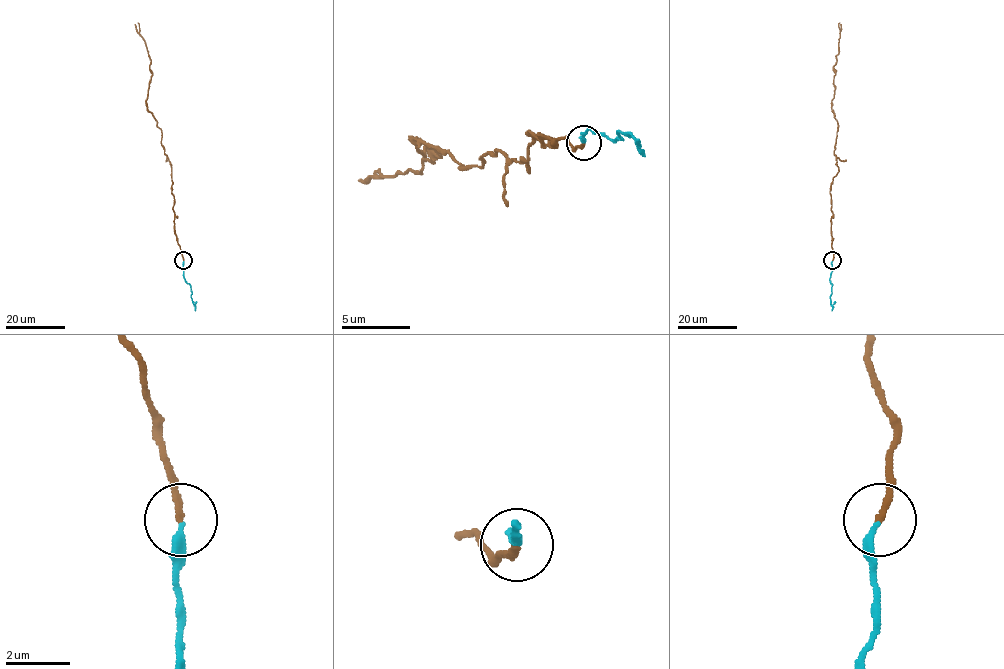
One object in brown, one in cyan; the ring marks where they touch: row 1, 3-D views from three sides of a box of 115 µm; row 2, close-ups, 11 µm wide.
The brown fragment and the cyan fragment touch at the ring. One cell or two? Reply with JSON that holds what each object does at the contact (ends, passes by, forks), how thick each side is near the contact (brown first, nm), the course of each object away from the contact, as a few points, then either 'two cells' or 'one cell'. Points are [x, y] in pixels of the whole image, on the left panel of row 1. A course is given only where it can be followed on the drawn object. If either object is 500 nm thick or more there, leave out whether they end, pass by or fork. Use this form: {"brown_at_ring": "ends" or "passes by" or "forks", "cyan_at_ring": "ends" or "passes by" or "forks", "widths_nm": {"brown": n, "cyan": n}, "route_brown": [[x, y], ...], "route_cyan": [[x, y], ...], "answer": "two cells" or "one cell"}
{"brown_at_ring": "ends", "cyan_at_ring": "ends", "widths_nm": {"brown": 190, "cyan": 240}, "route_brown": [[183, 261], [175, 233], [171, 166], [161, 142], [161, 130], [146, 102], [152, 71], [137, 22]], "route_cyan": [[183, 261], [185, 280], [190, 285], [195, 311]], "answer": "one cell"}

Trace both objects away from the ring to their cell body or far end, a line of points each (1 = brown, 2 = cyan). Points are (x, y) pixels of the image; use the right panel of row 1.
1: (832, 261), (830, 187), (838, 171), (834, 153), (838, 125), (831, 102), (840, 22)
2: (832, 261), (829, 280), (831, 311)

